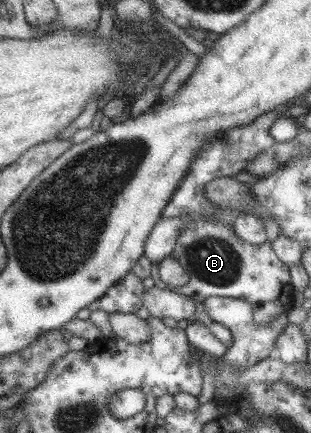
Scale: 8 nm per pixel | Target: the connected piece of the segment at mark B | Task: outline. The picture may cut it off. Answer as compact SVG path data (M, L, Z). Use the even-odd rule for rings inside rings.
M204 217L193 219L185 231L177 237L176 247L171 254L188 271L190 280L186 285L170 287L160 279L159 262L151 264L151 277L160 289L173 289L176 293L191 297L196 301L196 321L210 329L210 332L227 348L233 345L232 333L215 323L205 309L204 300L212 296L246 299L254 307L256 326L268 326L282 311L290 312L294 305L295 289L291 282L291 272L273 251L269 242L261 245L244 244L230 225L216 224Z

